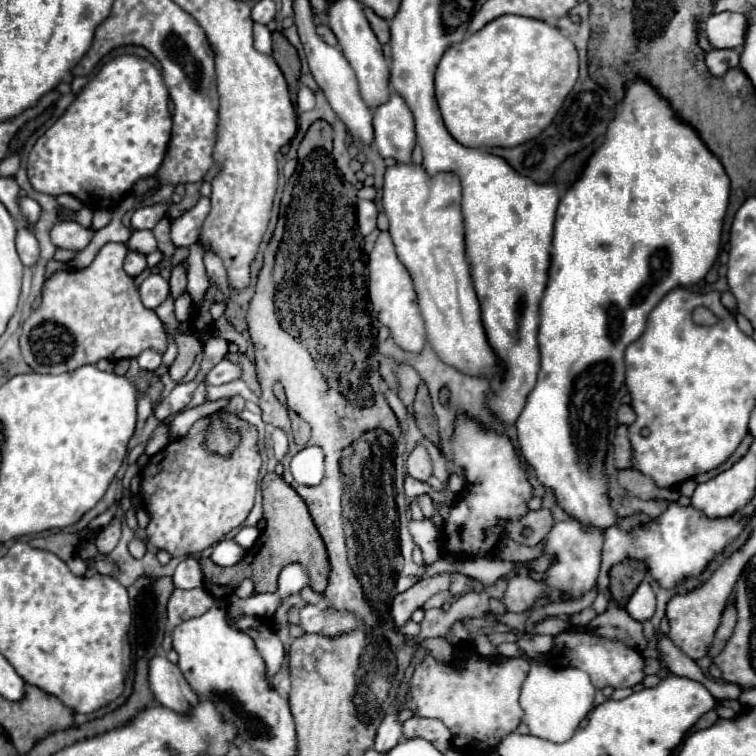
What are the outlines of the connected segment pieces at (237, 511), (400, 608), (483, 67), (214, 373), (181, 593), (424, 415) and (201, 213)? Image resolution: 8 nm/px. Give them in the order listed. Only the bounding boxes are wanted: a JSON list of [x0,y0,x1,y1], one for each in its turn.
[[139,412,261,558],[391,572,449,628],[435,16,577,148],[207,360,241,384],[167,588,213,626],[413,386,439,444],[171,196,211,246]]

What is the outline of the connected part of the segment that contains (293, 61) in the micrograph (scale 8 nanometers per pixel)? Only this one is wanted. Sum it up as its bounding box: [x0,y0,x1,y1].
[273,32,301,94]

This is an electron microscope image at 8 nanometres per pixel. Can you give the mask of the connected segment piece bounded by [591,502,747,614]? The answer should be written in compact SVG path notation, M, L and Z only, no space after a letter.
M671 502L669 508L655 520L651 520L647 526L637 528L633 532L623 532L617 526L611 526L605 530L605 544L602 548L602 562L597 581L599 594L591 608L599 614L607 608L605 598L606 574L612 565L629 558L643 560L647 564L649 574L663 586L673 588L677 582L681 582L685 576L697 576L703 572L703 568L713 560L717 552L721 552L733 538L737 538L743 530L747 520L739 520L739 516L731 518L707 518L693 506L679 506L677 502Z

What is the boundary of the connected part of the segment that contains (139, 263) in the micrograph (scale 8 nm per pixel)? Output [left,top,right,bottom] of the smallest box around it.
[125,250,147,276]

